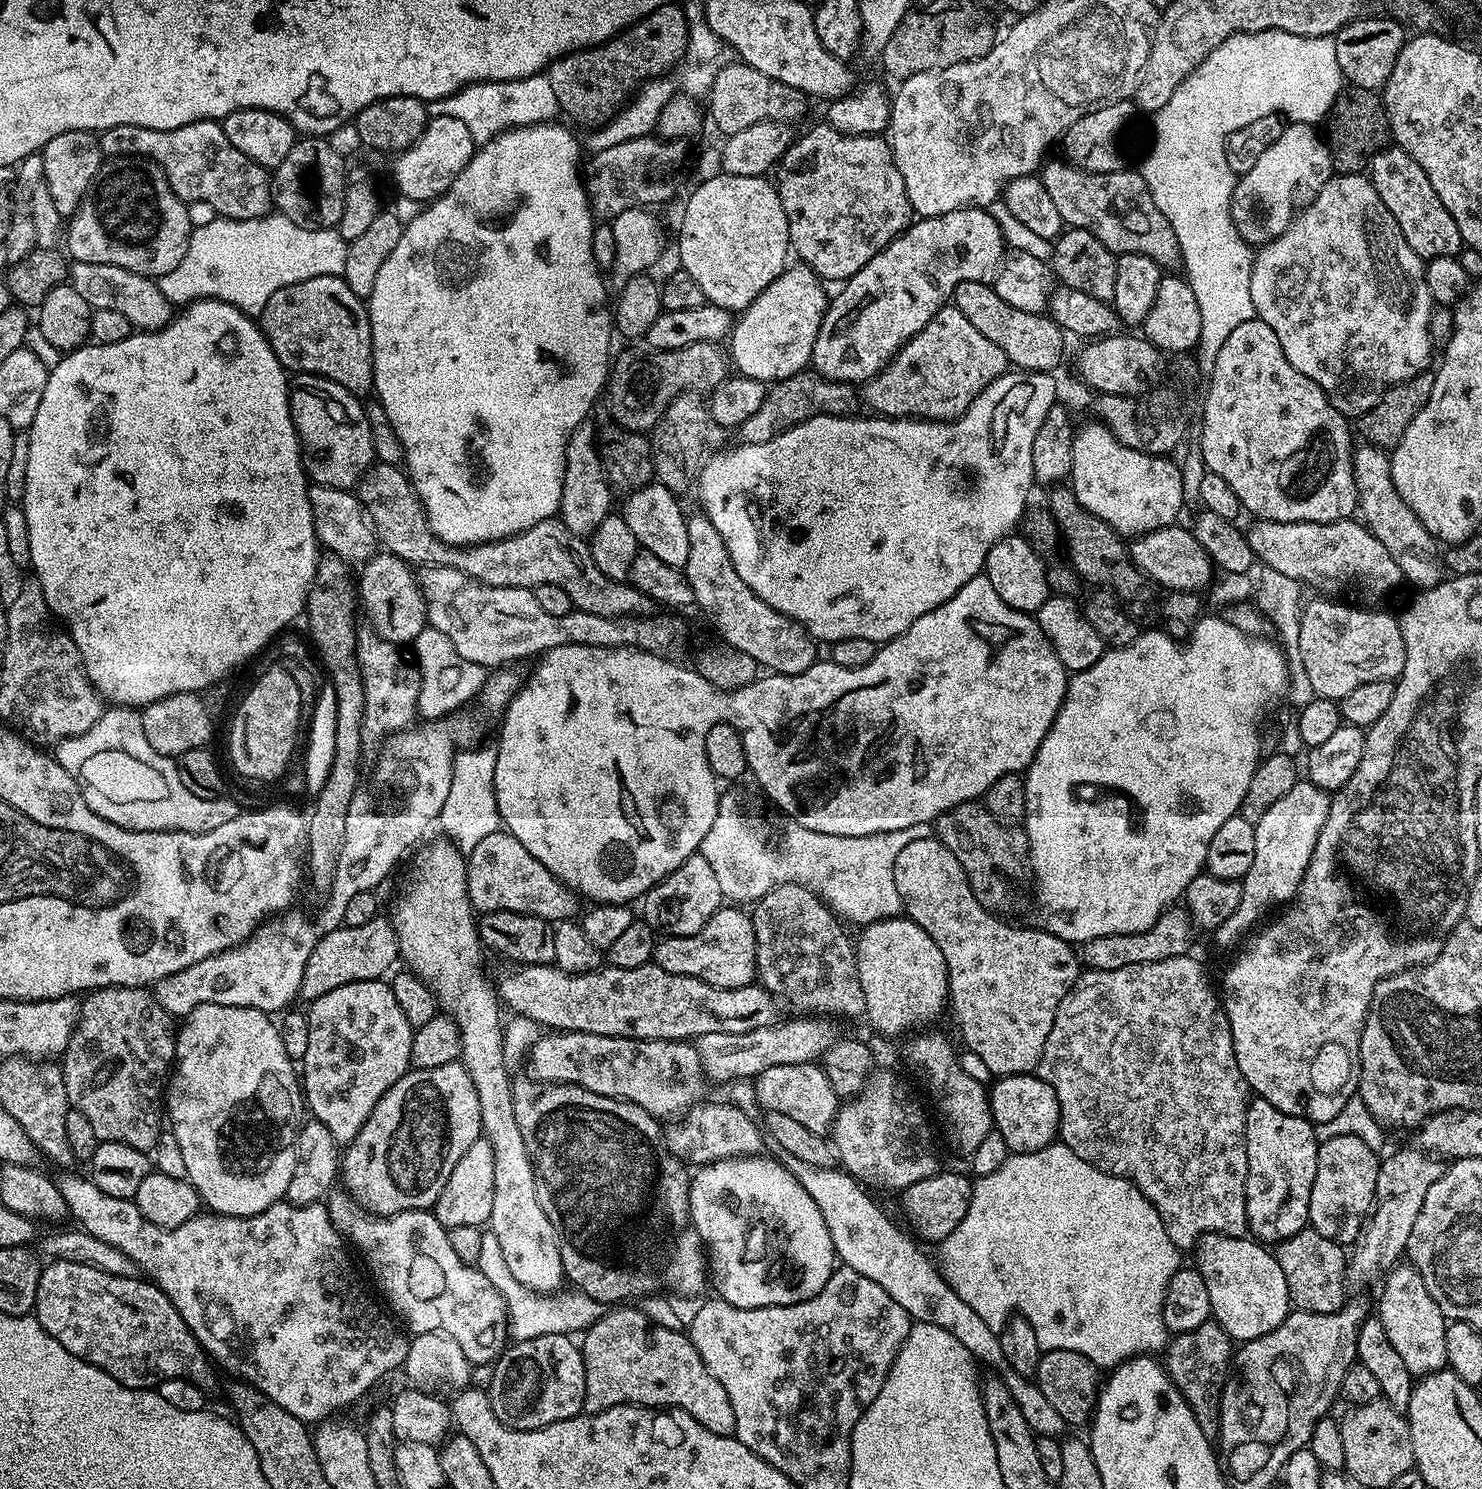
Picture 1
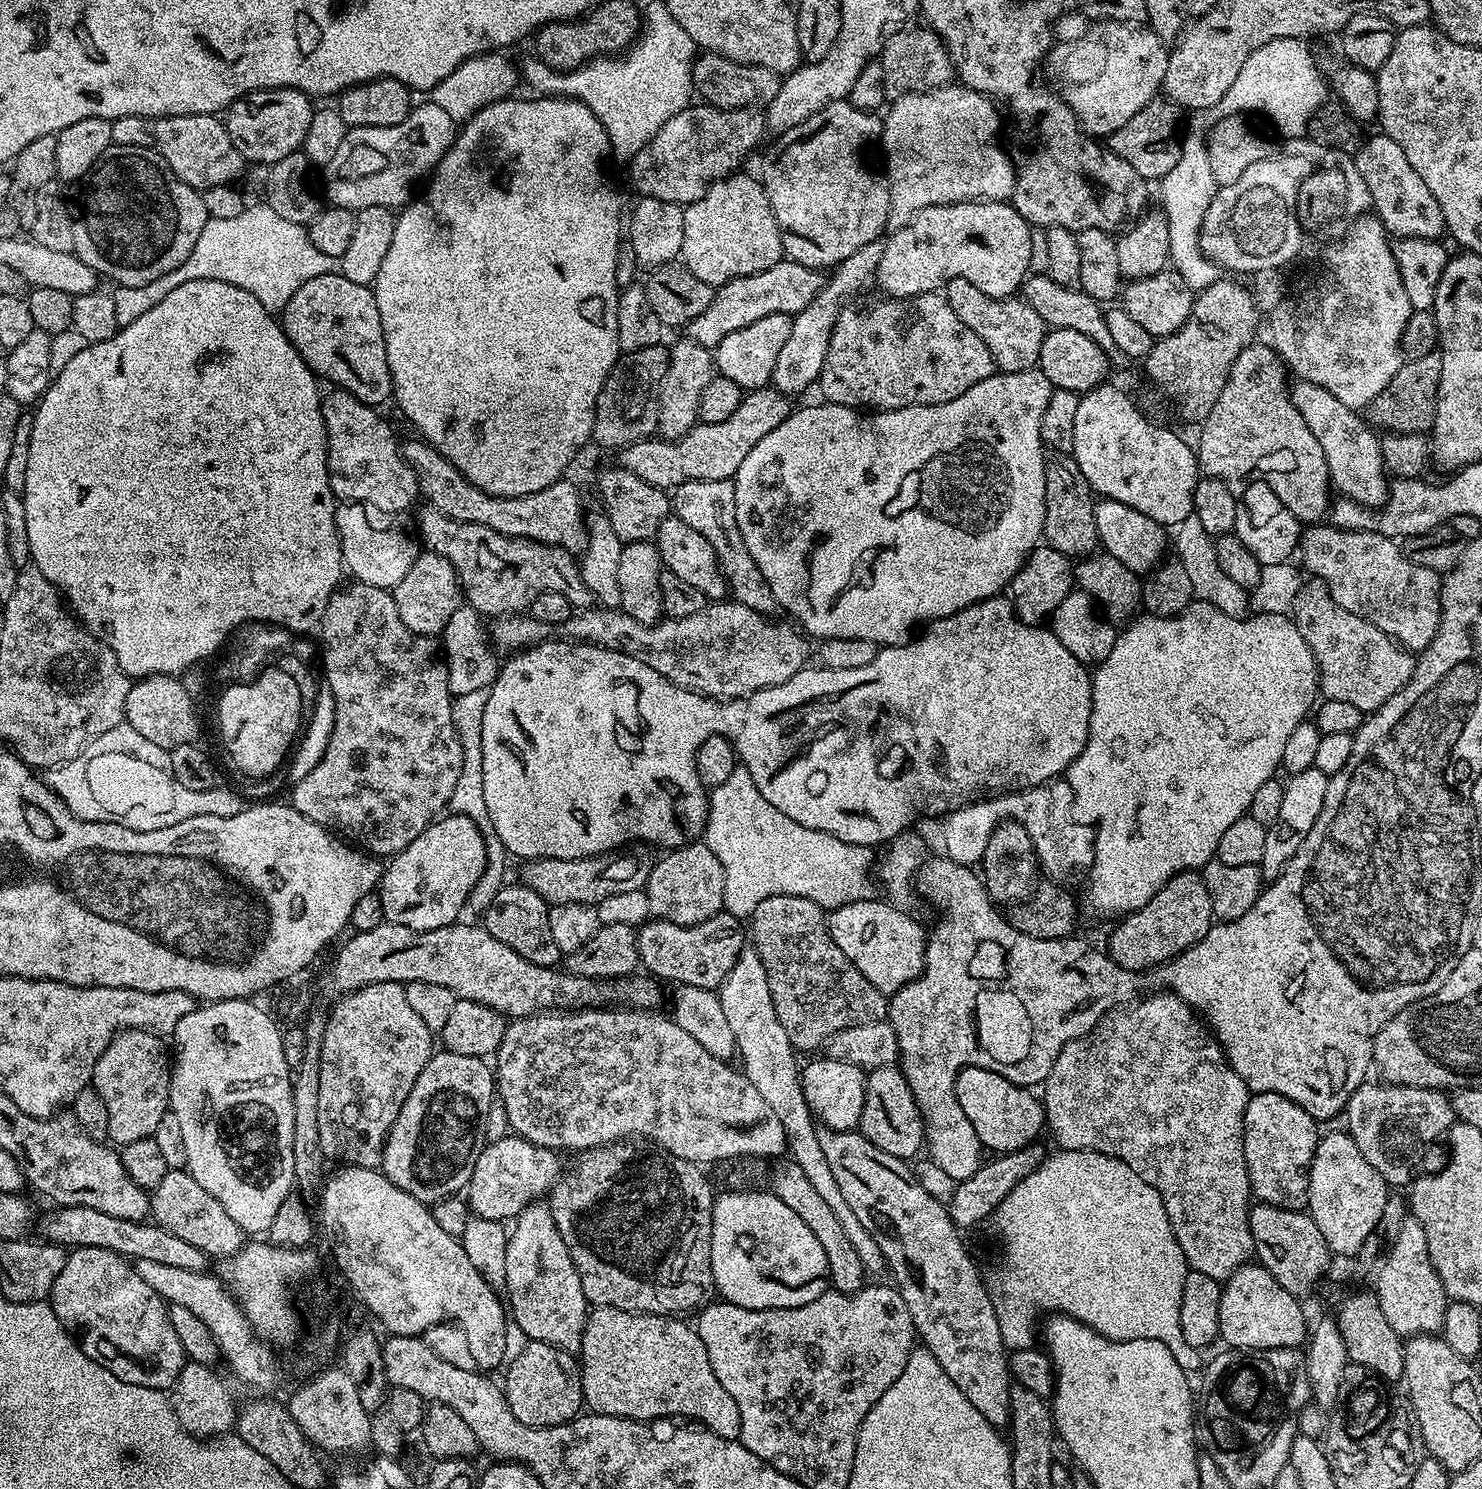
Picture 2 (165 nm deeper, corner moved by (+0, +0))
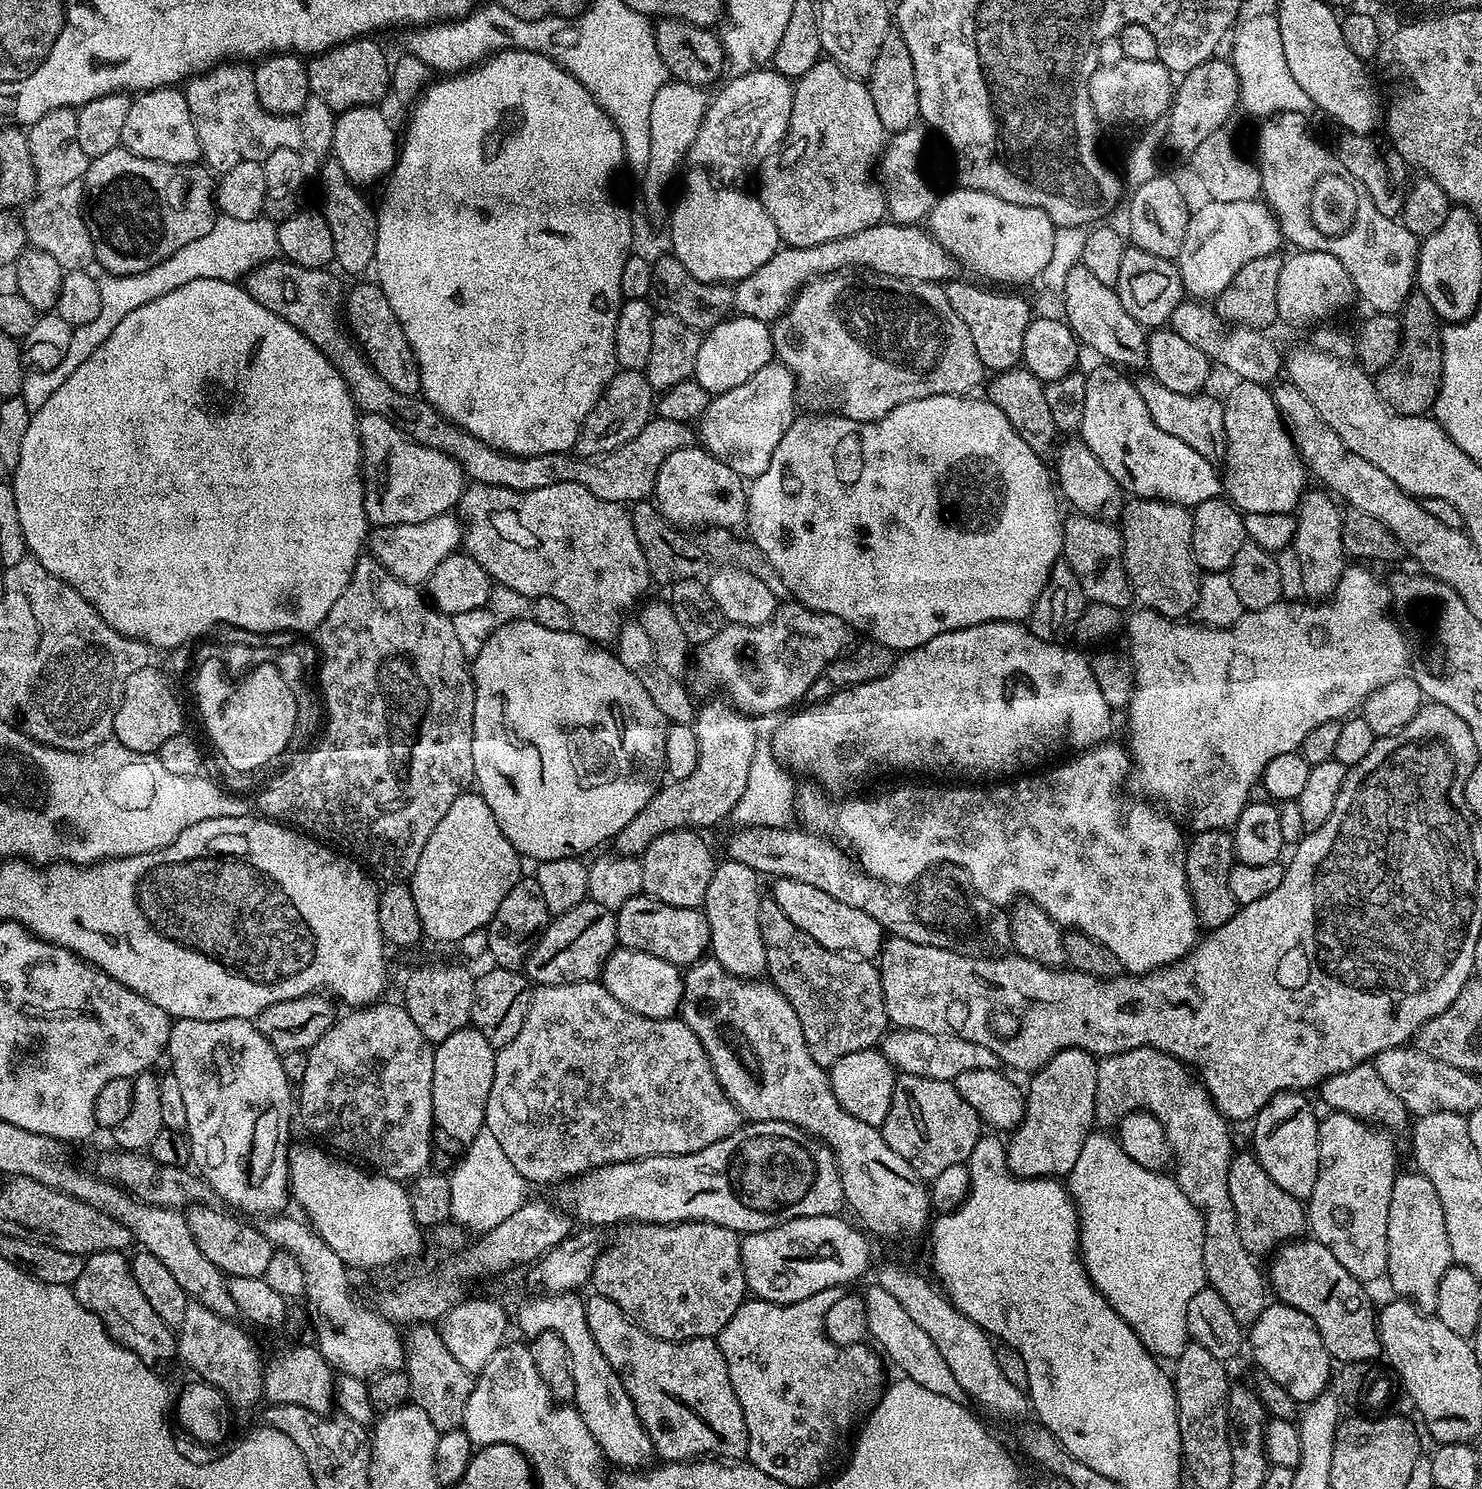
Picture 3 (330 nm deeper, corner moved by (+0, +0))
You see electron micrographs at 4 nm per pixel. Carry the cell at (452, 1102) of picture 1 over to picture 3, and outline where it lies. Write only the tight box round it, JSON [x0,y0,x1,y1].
[432,1027,497,1158]

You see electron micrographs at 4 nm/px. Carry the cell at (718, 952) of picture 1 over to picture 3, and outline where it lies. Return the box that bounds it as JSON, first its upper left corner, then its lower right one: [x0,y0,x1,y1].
[615,894,712,966]

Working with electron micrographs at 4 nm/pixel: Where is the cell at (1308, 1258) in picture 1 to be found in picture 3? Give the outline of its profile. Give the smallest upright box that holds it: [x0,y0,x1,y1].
[1228,1155,1306,1258]

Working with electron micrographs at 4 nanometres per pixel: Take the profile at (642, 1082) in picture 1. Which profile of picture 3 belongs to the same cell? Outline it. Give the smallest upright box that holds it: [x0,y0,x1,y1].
[484,980,742,1186]

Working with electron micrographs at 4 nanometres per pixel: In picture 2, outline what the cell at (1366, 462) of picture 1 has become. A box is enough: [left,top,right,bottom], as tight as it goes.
[1290,379,1390,509]

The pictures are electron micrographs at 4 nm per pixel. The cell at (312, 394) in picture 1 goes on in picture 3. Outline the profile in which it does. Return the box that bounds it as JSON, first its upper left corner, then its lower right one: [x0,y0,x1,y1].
[359,413,466,528]

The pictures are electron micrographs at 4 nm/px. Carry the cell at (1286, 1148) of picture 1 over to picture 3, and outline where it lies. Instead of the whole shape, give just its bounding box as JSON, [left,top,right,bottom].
[1251,1090,1320,1201]

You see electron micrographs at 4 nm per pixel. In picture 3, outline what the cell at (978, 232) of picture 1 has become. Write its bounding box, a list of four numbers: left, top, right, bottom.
[926,186,1057,286]

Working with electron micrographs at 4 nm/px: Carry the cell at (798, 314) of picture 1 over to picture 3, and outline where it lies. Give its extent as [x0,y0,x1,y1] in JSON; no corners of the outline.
[694,314,773,394]

